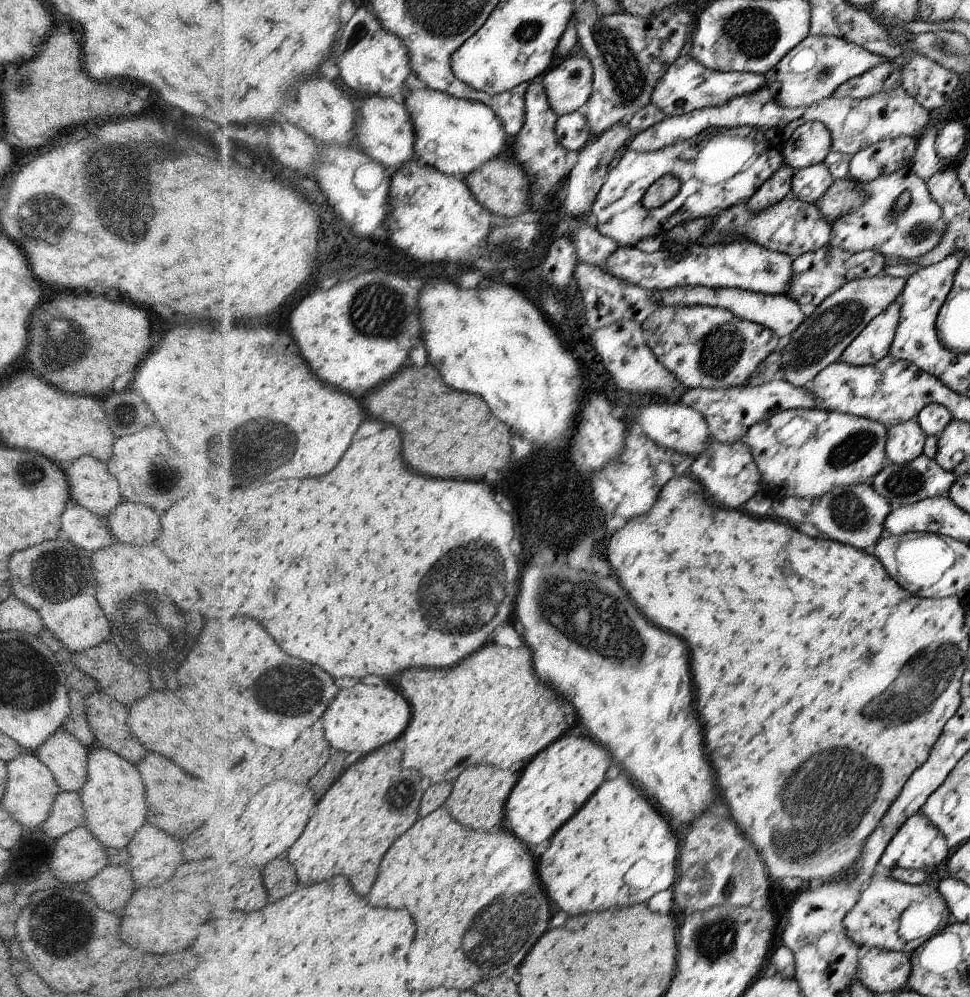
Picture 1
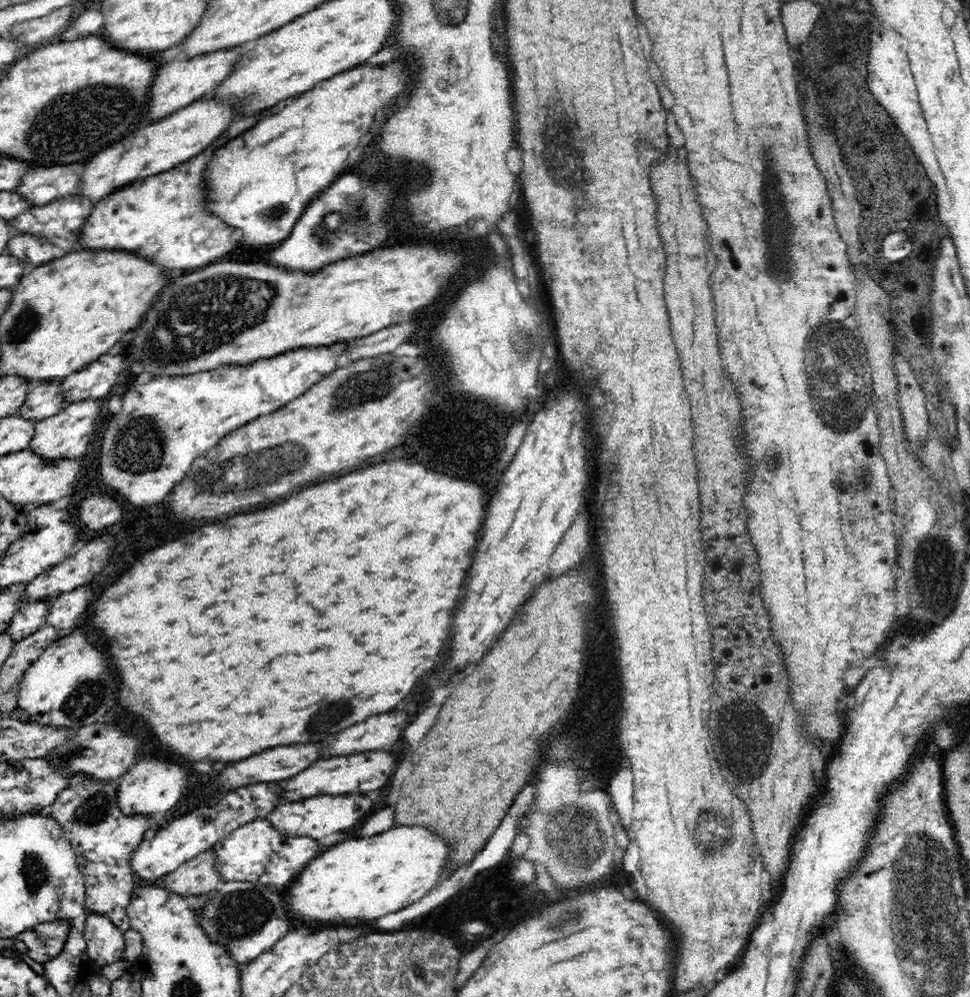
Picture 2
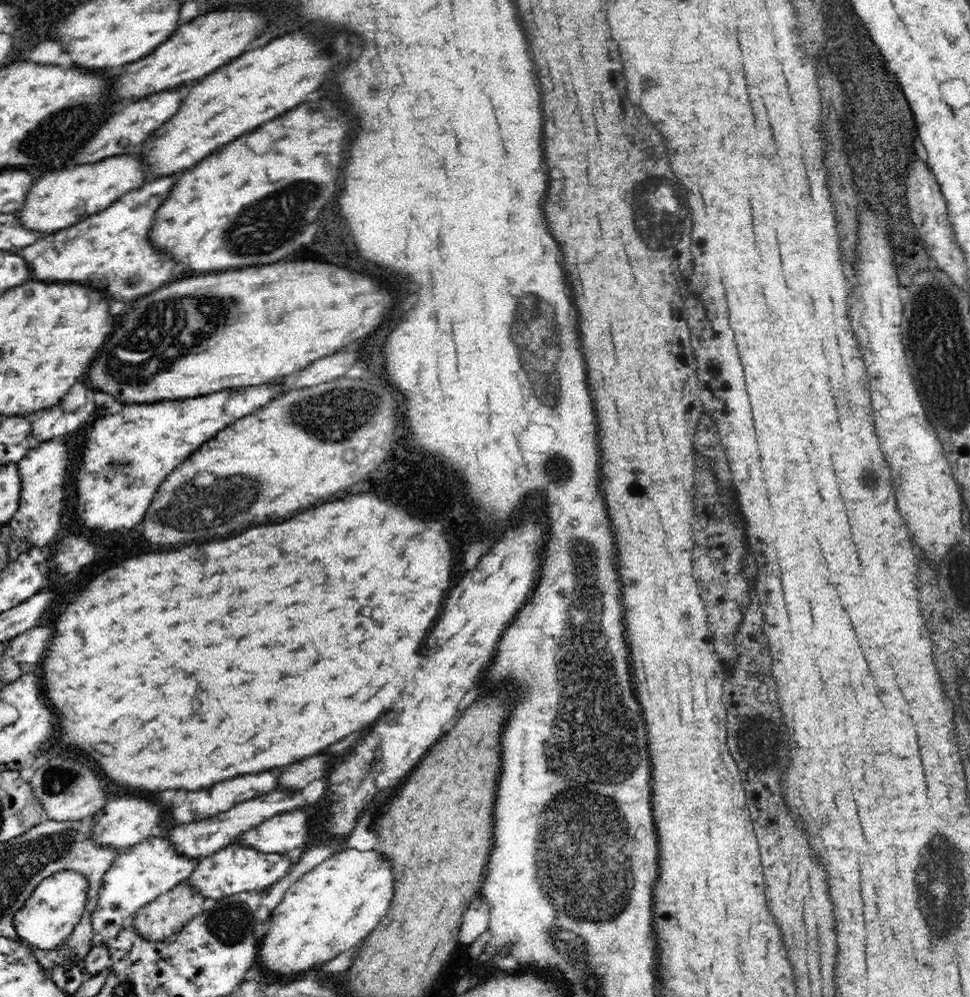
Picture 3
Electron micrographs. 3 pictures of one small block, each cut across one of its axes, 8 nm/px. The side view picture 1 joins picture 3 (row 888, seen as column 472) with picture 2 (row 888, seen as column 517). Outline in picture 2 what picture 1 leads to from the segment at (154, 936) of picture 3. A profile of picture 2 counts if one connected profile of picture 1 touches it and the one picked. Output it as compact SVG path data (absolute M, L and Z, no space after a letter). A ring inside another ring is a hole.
M210 849L164 876L163 888L172 895L200 896L216 891L218 882L220 879L215 867L215 852Z

